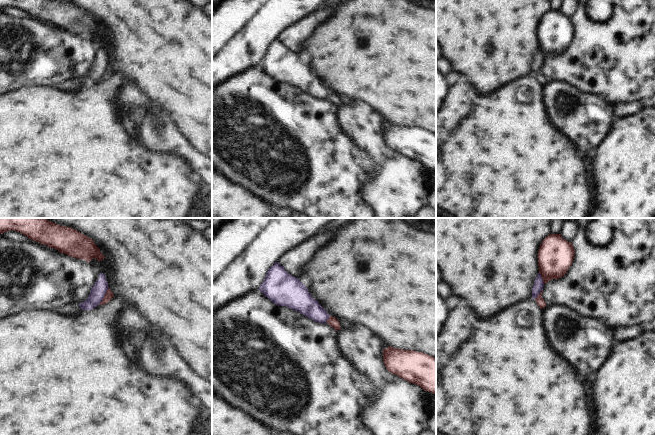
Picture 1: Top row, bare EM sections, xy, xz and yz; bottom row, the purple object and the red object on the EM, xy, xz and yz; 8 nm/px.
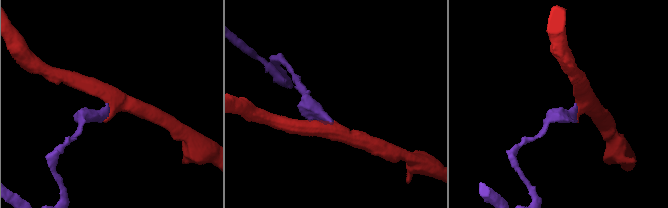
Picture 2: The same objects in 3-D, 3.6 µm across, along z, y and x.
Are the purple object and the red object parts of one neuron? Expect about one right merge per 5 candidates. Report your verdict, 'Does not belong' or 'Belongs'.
Does not belong.

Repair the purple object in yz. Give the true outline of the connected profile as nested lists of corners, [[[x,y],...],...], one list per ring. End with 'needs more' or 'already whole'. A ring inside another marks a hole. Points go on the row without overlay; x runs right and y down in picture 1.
[[[538,49],[535,55],[535,59],[532,64],[532,75],[536,75],[539,69],[543,66],[544,59],[541,50]]] | already whole

